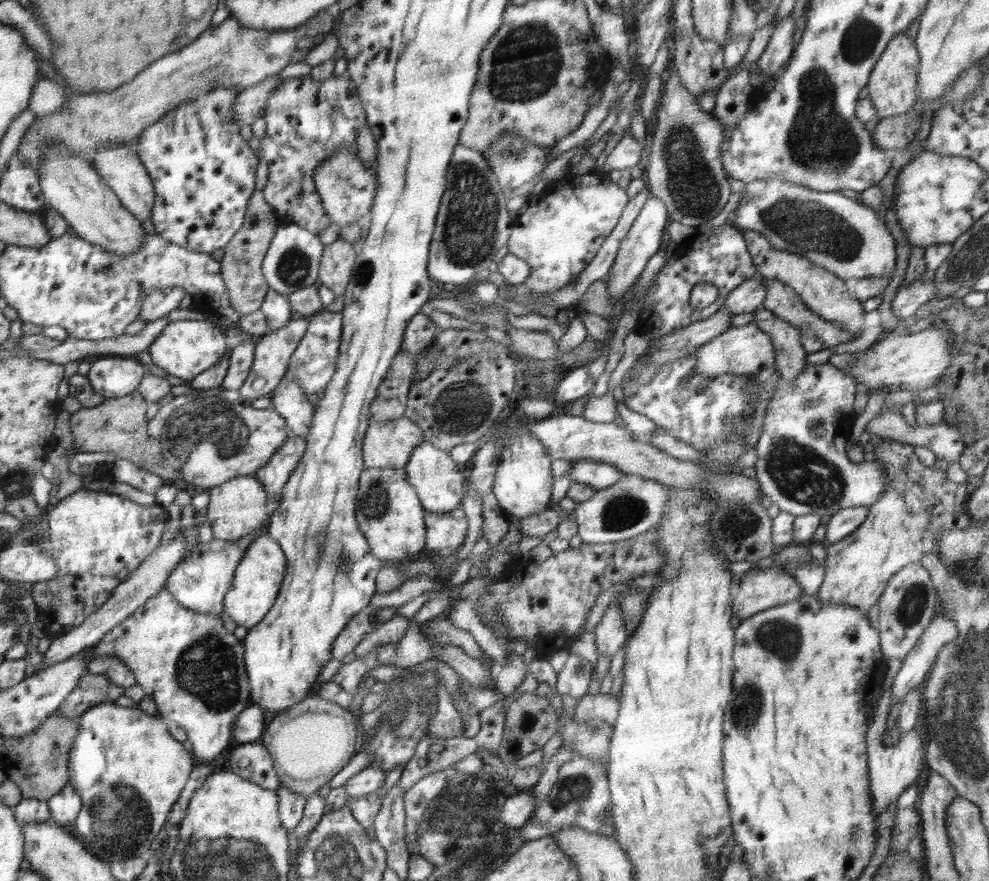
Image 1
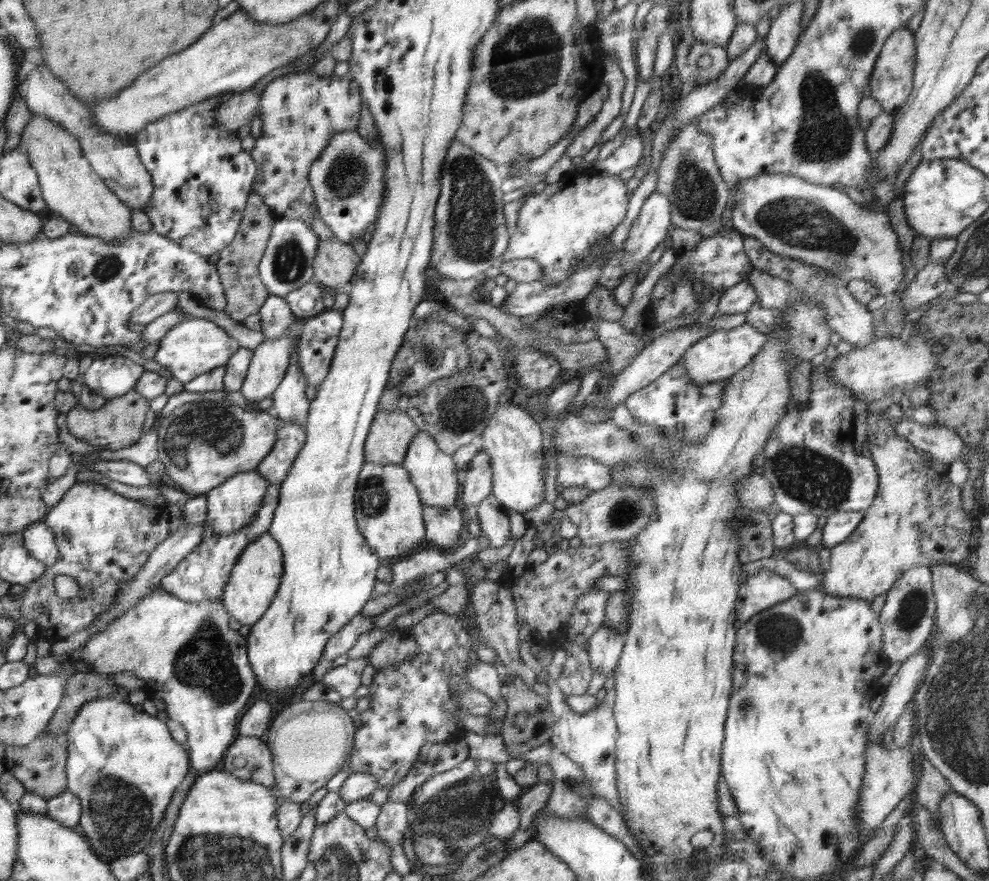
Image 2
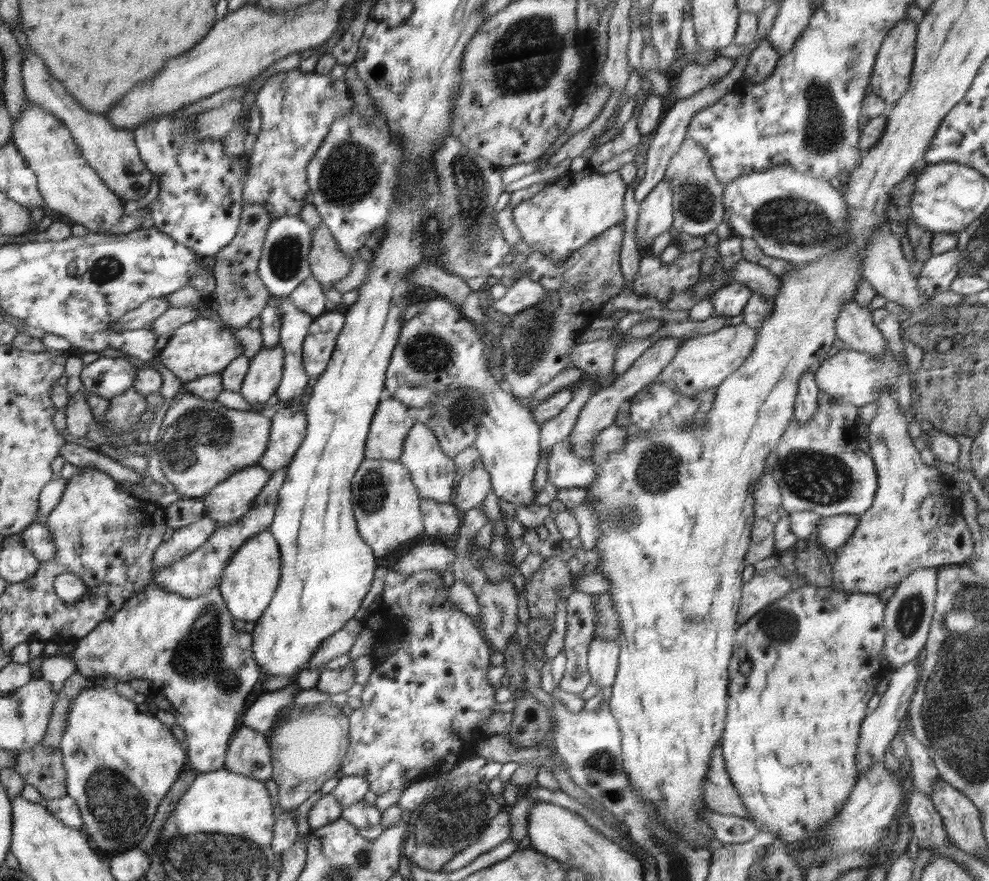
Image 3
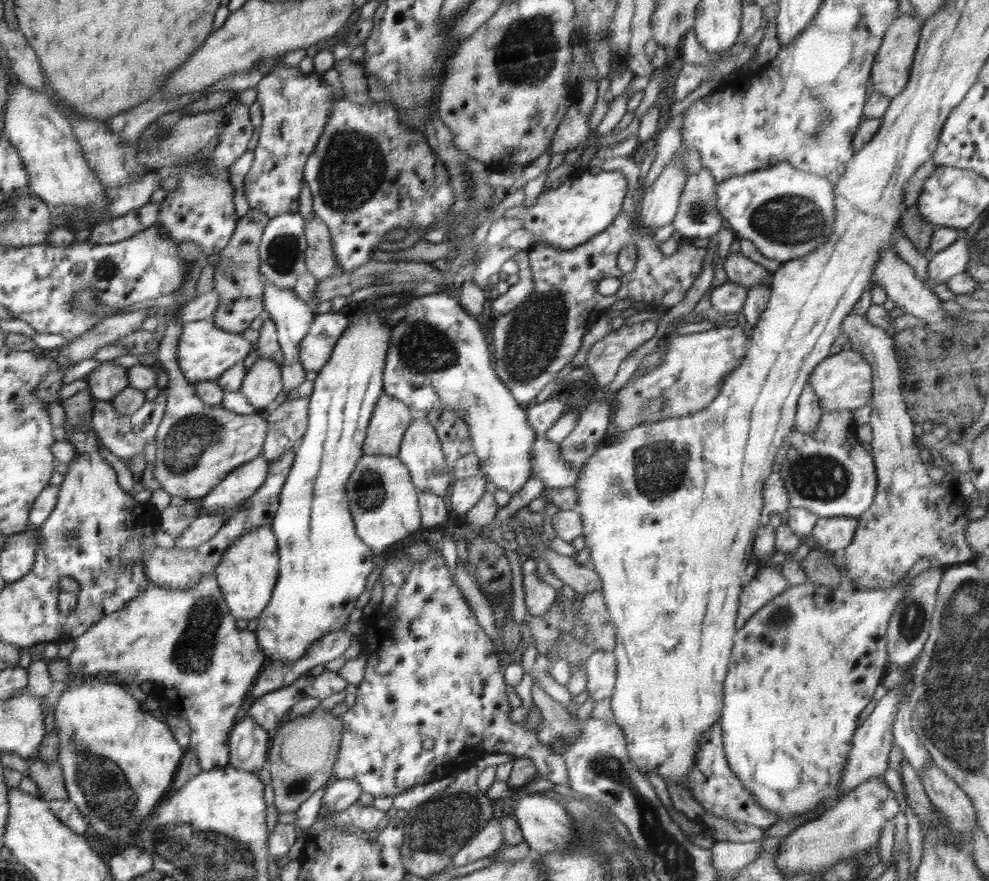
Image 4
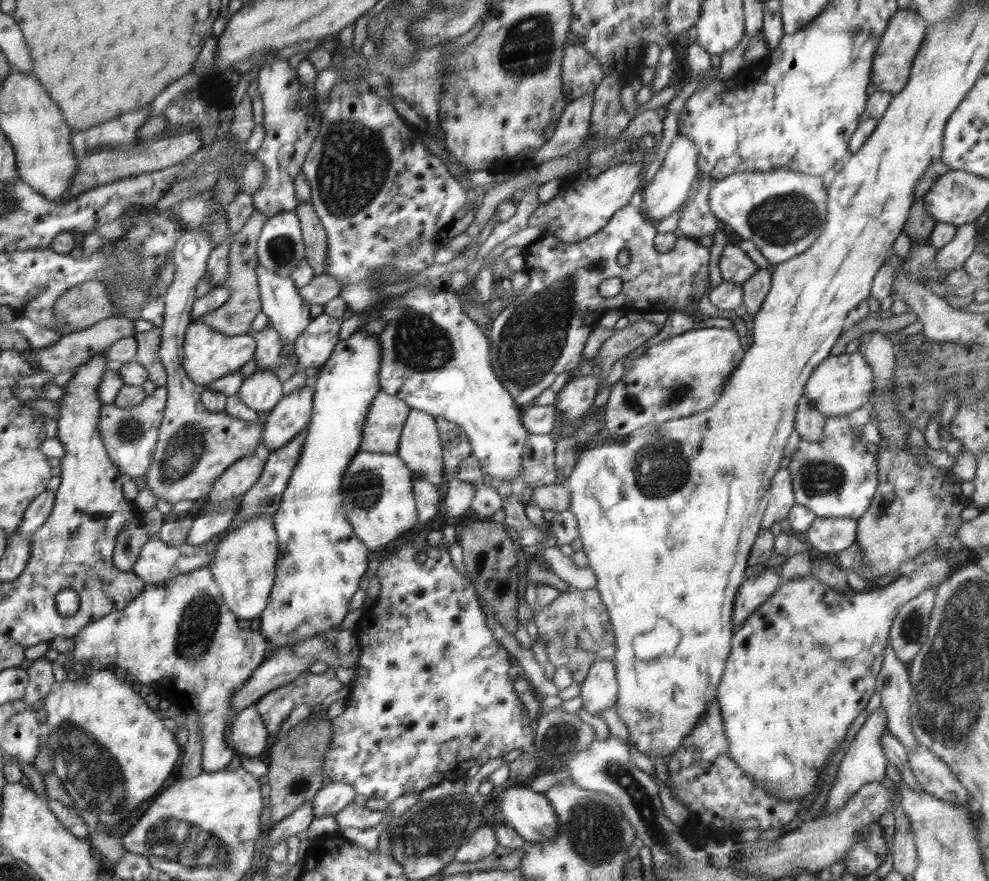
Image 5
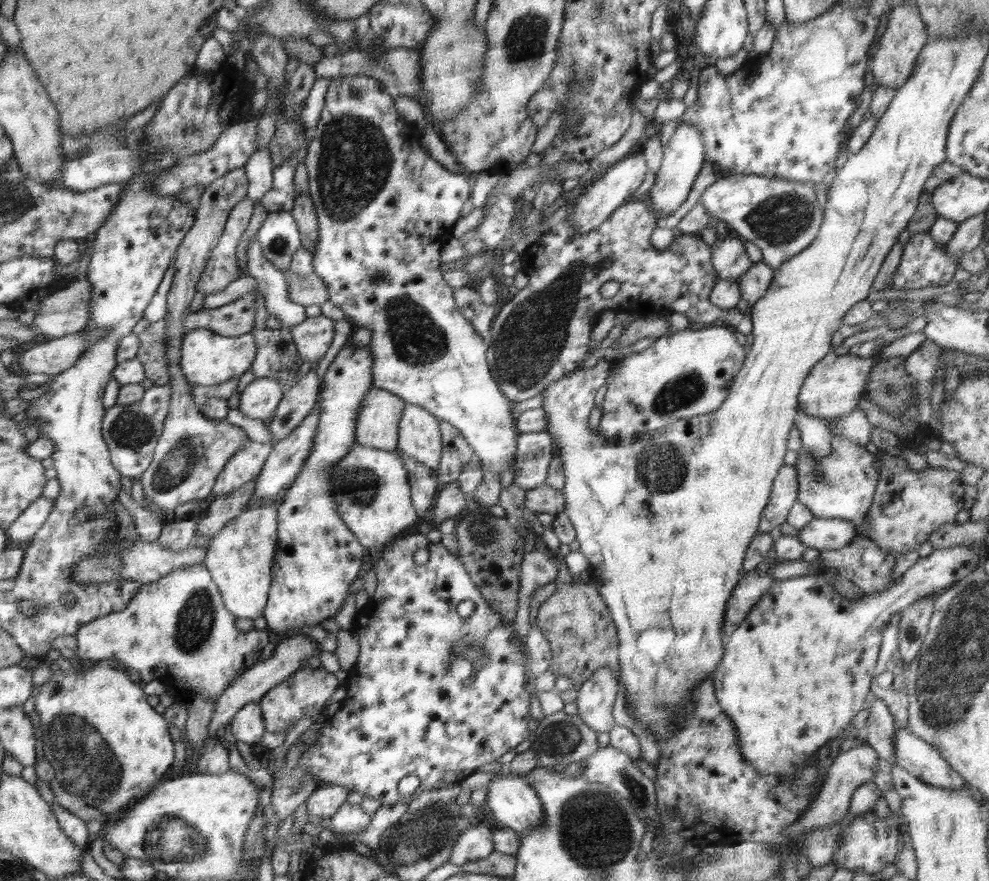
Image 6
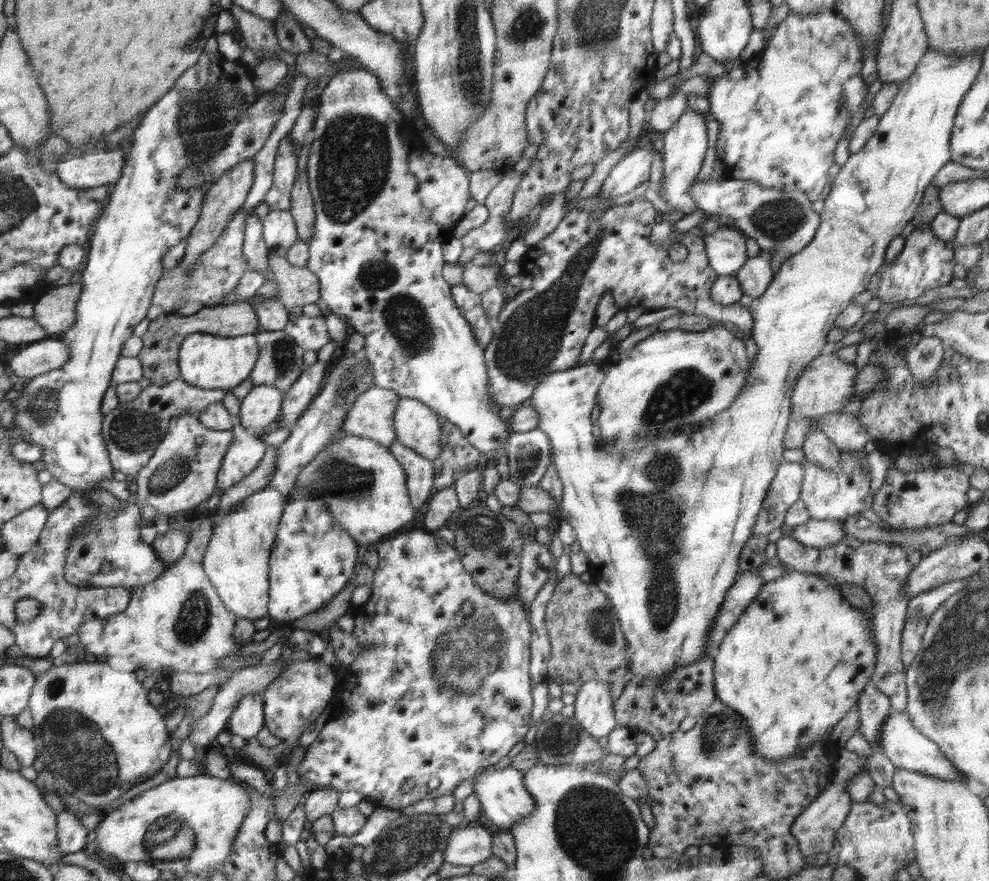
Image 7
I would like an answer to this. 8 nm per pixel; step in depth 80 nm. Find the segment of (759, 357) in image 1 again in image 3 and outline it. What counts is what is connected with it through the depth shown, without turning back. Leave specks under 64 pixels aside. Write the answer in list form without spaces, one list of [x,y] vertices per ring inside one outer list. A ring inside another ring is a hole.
[[[744,323],[722,327],[710,334],[694,336],[680,345],[672,362],[653,380],[652,383],[672,383],[681,395],[695,397],[706,389],[718,388],[719,384],[737,368],[742,366],[756,344],[757,329]]]

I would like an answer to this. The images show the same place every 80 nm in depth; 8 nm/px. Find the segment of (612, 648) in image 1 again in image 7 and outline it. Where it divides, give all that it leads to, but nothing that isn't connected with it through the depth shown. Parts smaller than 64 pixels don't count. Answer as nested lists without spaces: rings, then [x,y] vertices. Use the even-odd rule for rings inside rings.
[[[589,680],[580,687],[574,701],[575,723],[593,739],[608,736],[616,728],[615,701],[610,696],[610,683]]]

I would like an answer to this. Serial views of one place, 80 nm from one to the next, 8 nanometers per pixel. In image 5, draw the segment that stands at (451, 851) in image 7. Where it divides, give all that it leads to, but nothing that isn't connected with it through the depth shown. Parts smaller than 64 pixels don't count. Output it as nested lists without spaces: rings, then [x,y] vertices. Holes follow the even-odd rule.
[[[488,824],[481,825],[480,829],[455,852],[454,860],[460,862],[476,862],[486,858],[498,848],[496,834]]]

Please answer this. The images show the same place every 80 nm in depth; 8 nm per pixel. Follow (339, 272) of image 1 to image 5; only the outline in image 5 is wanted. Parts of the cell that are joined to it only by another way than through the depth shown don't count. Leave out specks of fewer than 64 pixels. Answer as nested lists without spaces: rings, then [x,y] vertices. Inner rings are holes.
[[[300,202],[294,210],[296,218],[301,225],[301,237],[305,242],[305,258],[312,267],[315,276],[325,273],[325,260],[327,260],[327,234],[320,224],[311,202]]]

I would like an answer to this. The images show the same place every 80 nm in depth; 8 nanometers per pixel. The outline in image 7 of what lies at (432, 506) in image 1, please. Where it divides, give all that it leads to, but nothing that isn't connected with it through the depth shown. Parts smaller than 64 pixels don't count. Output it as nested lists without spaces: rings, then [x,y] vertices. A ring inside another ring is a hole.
[[[401,398],[394,415],[396,440],[433,461],[440,454],[439,415],[414,398]]]

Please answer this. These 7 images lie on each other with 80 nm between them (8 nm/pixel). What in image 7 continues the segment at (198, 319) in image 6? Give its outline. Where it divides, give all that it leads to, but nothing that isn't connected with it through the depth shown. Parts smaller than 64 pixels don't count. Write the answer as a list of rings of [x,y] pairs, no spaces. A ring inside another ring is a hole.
[[[238,301],[228,305],[204,307],[196,313],[184,316],[165,314],[150,321],[146,332],[141,336],[143,348],[137,358],[143,368],[144,378],[152,384],[164,385],[171,383],[179,376],[179,348],[183,340],[196,333],[212,333],[216,336],[235,337],[259,332],[259,319],[256,310],[248,301]]]

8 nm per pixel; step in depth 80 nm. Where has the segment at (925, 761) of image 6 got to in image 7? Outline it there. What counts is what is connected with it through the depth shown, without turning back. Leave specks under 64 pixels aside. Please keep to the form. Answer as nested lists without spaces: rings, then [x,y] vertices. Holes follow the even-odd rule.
[[[891,708],[889,717],[881,728],[879,745],[881,746],[879,752],[889,758],[892,764],[895,764],[898,768],[910,772],[921,772],[928,776],[937,776],[944,780],[966,781],[966,776],[958,772],[957,768],[944,756],[939,746],[914,728],[906,711],[896,712]]]

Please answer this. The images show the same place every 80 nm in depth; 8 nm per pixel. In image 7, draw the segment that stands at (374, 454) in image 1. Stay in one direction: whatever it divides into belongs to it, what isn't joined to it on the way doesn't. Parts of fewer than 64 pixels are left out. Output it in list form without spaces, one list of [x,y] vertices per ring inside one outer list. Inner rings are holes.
[[[372,385],[356,398],[342,428],[347,434],[371,438],[389,448],[396,440],[394,415],[400,399],[394,391]]]

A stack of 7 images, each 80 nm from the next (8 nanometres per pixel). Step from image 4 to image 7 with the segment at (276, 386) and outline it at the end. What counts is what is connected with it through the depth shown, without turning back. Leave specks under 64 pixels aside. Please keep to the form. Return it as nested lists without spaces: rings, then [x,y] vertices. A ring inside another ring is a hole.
[[[254,385],[241,401],[237,422],[254,436],[275,428],[283,394],[272,385]]]

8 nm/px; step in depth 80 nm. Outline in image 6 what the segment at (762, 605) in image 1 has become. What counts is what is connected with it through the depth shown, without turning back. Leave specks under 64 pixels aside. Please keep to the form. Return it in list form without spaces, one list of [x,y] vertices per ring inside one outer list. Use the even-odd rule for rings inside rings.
[[[756,571],[742,573],[738,585],[732,590],[728,601],[724,621],[722,621],[722,636],[728,638],[744,623],[744,619],[755,604],[762,599],[764,593],[774,585],[775,580],[770,575],[760,575]]]

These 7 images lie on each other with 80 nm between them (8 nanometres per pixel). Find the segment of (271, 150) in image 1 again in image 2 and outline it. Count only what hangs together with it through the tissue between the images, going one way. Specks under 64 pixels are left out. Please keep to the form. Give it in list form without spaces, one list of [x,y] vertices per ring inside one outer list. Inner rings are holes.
[[[312,70],[308,73],[288,73],[284,76],[270,82],[266,88],[262,91],[260,95],[260,107],[259,116],[262,119],[262,134],[259,138],[256,138],[256,146],[254,150],[251,151],[251,156],[255,159],[255,164],[259,165],[259,173],[262,174],[262,182],[257,182],[255,187],[252,188],[252,193],[260,195],[263,197],[264,205],[272,210],[276,218],[292,218],[302,220],[306,224],[310,224],[312,217],[319,214],[319,208],[315,202],[315,191],[312,188],[310,181],[310,168],[311,164],[315,162],[324,153],[324,149],[328,147],[331,143],[332,137],[338,132],[342,131],[352,131],[357,128],[357,124],[360,120],[360,106],[361,106],[361,91],[359,90],[358,84],[354,82],[350,73],[345,74],[342,77],[320,77],[318,74],[314,73]]]

